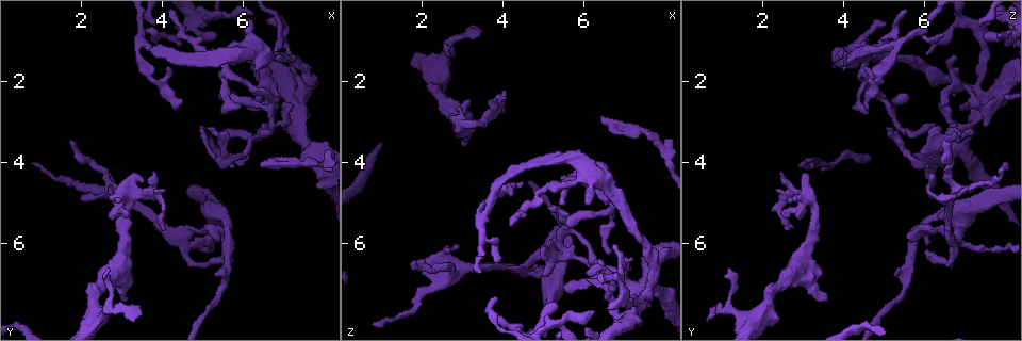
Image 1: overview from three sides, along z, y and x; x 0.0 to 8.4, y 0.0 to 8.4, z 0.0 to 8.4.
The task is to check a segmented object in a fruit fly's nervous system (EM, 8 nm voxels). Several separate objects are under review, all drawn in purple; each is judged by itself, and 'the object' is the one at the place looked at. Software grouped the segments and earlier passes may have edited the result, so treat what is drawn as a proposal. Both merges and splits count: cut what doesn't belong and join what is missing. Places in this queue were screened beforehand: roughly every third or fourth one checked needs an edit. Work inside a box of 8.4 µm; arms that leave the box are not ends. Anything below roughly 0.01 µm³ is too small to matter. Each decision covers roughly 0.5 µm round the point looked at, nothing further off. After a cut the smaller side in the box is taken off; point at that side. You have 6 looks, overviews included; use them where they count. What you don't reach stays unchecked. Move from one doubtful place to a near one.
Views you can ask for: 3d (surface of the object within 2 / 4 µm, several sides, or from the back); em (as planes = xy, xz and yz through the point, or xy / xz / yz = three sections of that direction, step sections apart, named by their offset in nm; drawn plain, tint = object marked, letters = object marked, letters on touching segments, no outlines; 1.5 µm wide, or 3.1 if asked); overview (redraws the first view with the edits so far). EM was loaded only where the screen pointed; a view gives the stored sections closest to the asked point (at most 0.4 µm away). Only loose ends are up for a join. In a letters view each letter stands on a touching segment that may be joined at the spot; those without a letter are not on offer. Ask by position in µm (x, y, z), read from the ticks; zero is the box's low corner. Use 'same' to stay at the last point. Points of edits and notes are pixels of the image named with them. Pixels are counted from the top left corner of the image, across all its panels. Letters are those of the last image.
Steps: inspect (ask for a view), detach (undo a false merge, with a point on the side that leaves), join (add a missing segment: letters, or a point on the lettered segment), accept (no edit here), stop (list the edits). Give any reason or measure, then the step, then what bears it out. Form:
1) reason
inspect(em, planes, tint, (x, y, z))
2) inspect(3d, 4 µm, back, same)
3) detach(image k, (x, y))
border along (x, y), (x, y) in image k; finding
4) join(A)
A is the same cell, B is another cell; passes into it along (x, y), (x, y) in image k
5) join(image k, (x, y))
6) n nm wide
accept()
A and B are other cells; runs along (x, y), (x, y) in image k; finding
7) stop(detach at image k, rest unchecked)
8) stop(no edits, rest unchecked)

abrupt turn
inspect(3d, 4 µm, (3.90, 4.90, 2.60))

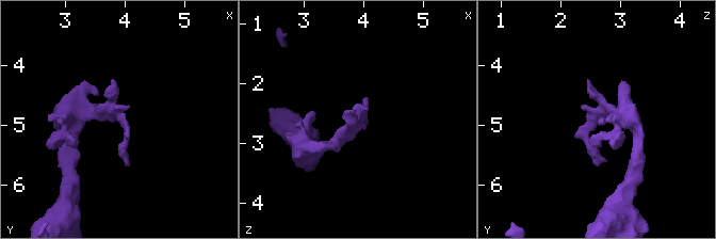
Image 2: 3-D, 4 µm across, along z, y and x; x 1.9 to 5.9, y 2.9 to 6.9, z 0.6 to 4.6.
shape alone is not enough
inspect(em, yz, step 8, tint, (3.90, 4.85, 2.65))

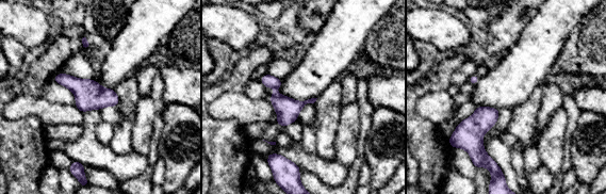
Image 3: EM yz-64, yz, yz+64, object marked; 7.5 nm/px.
inspect(em, planes, letters, same)

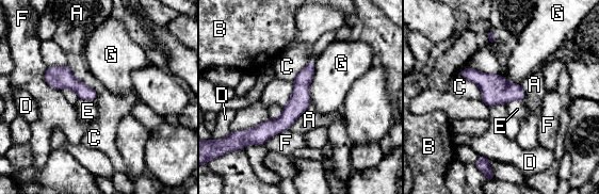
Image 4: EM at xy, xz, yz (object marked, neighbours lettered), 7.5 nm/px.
A touches over 340 nm
accept()
A, B, C, D, E, F and G are other cells; one cell here

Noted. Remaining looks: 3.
free end
inspect(em, yz, step 4, letters, (3.00, 7.30, 3.60))

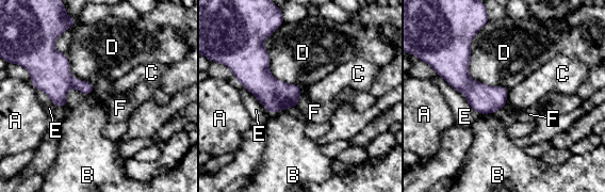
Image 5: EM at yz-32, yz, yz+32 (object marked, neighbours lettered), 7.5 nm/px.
inspect(em, planes, letters, same)

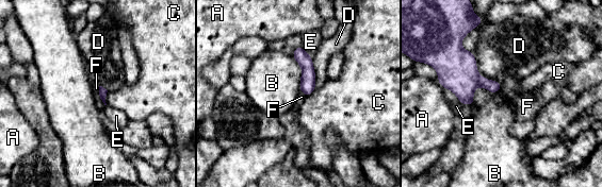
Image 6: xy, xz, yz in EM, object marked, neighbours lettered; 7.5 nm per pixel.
accept()
A, B, C, D, E and F are other cells; runs along (298, 50), (307, 66), (307, 92) in image 6; none of them fits

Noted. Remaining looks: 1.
stop(no edits, rest unchecked)

